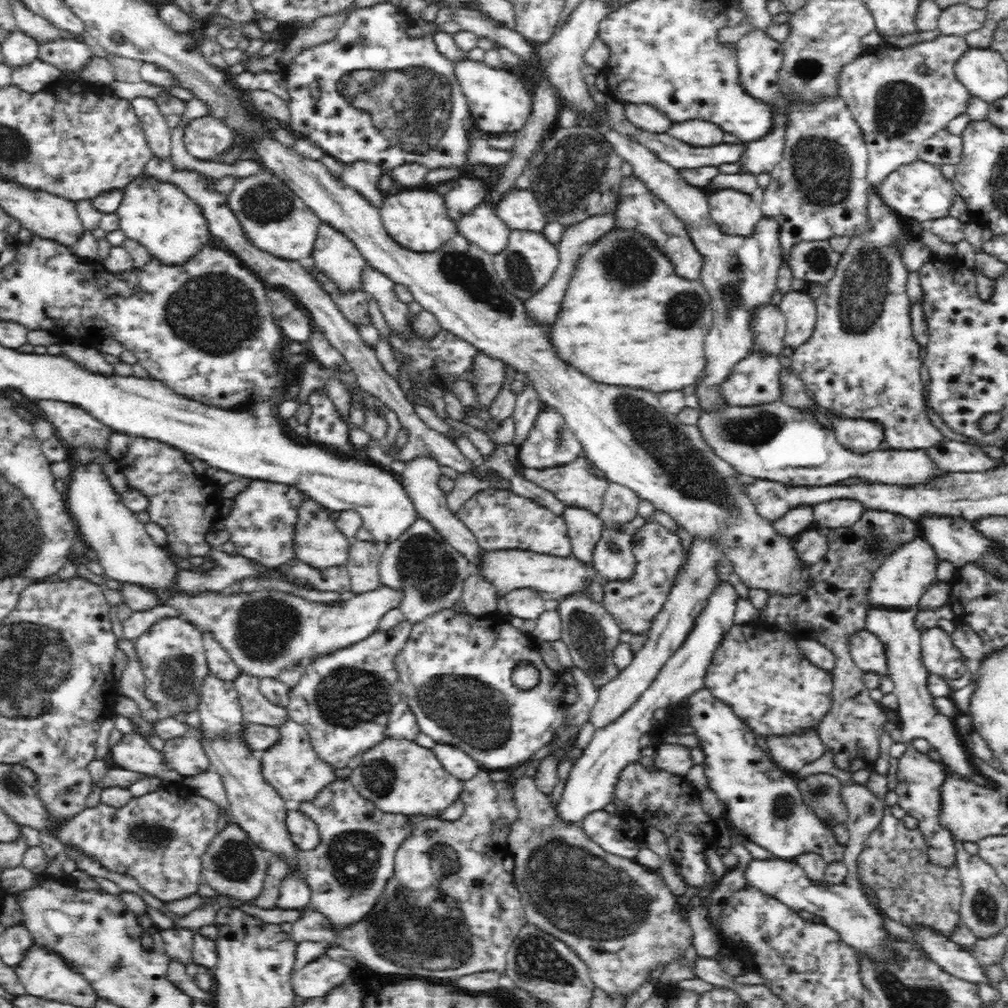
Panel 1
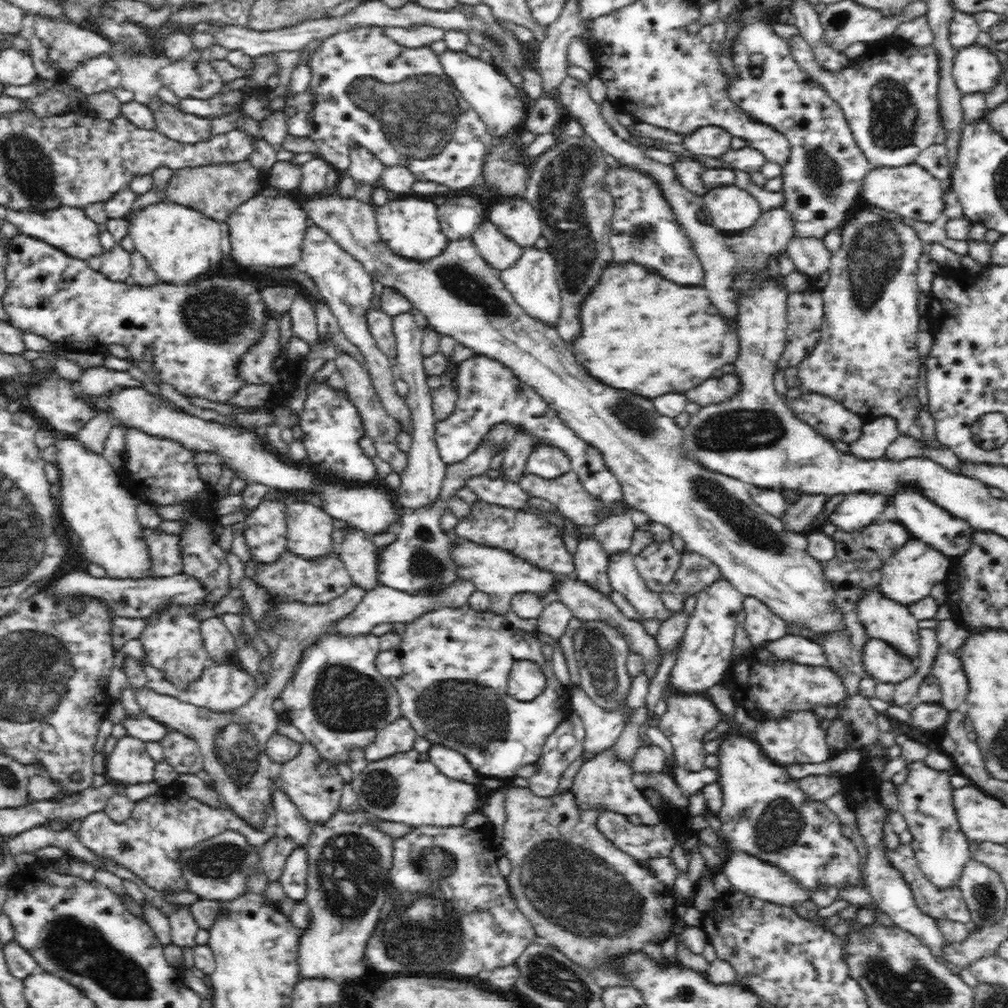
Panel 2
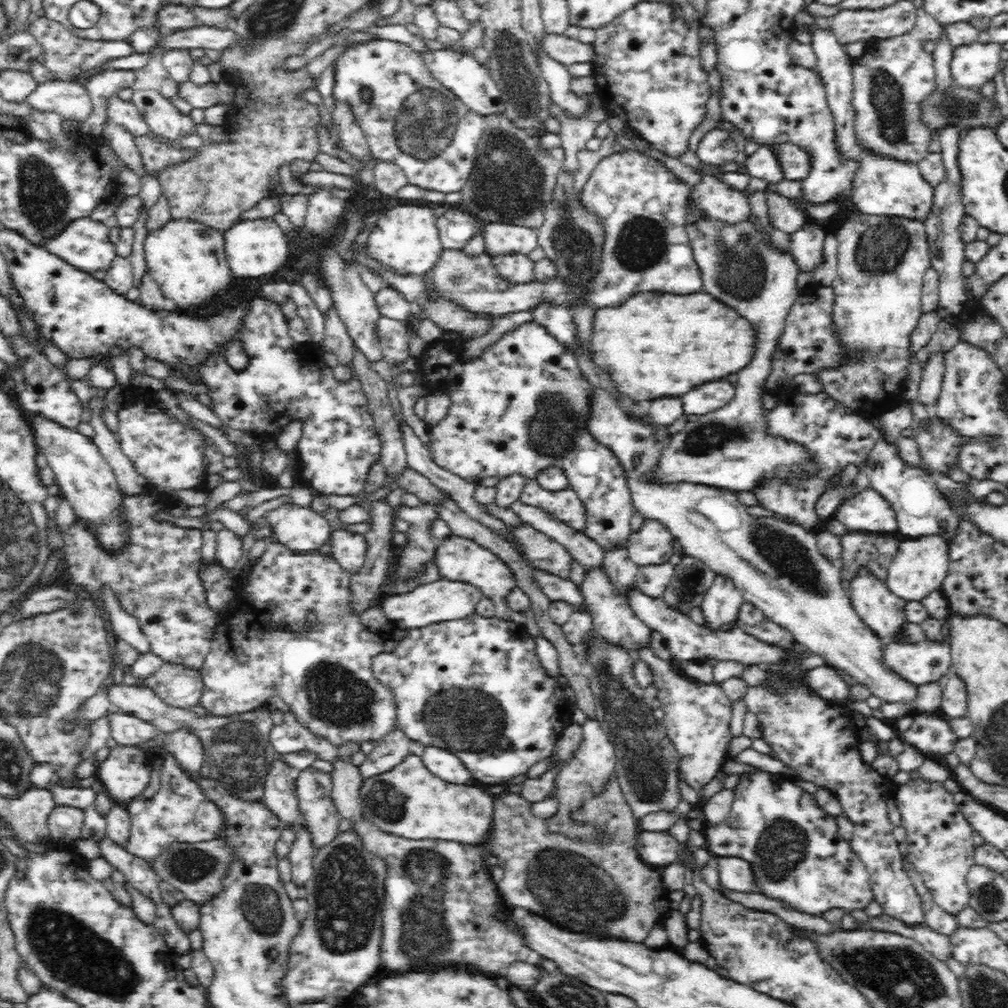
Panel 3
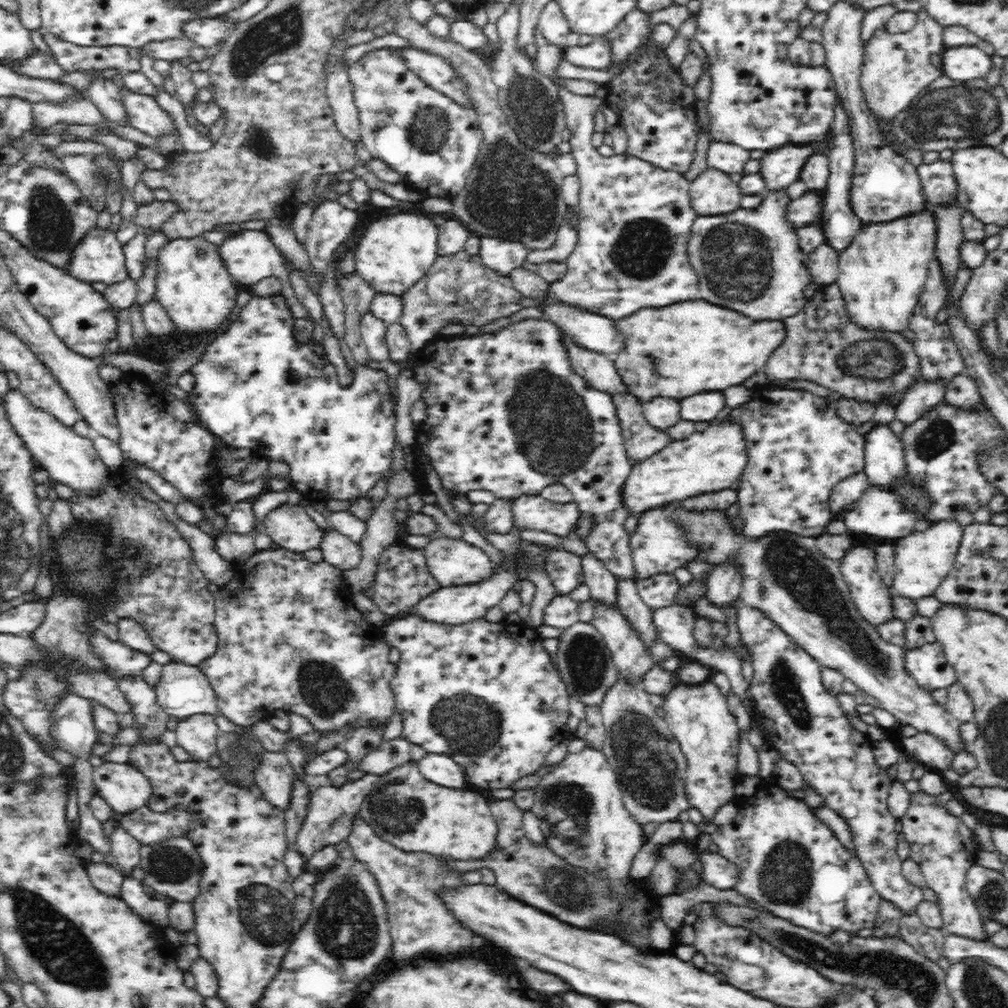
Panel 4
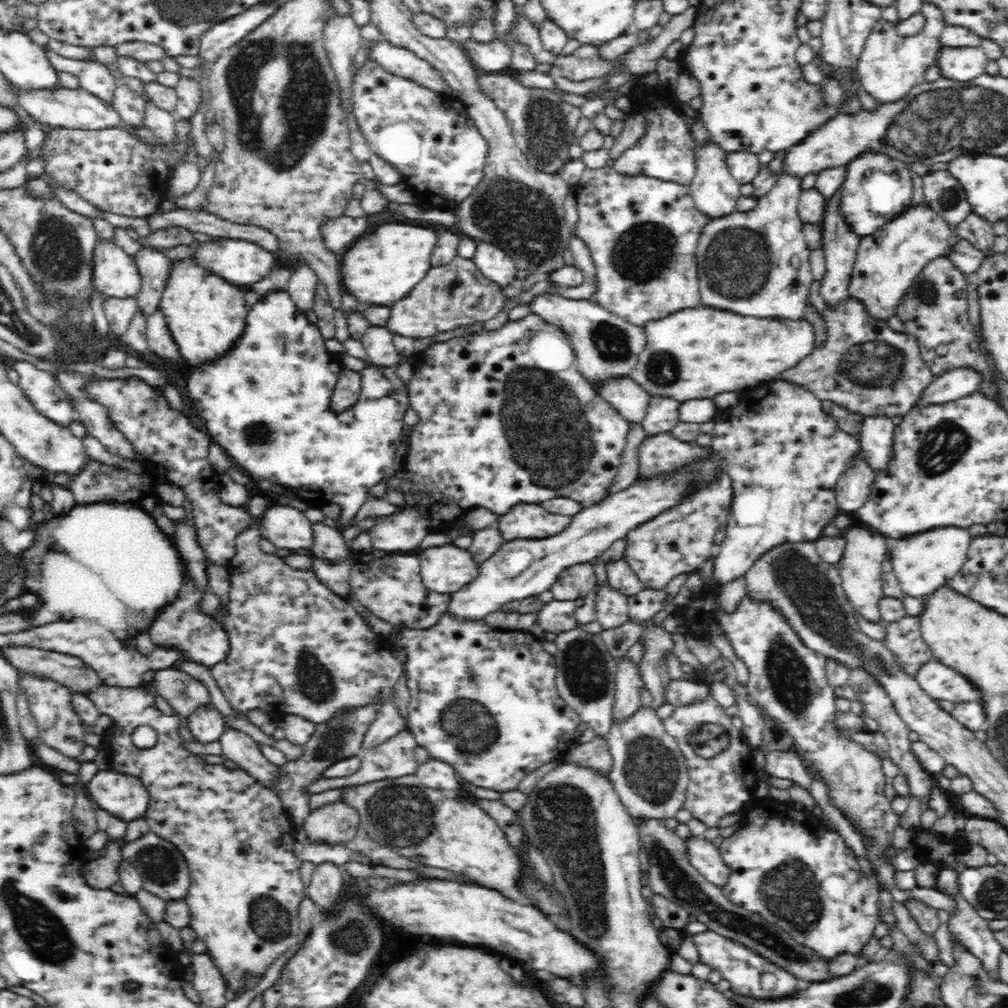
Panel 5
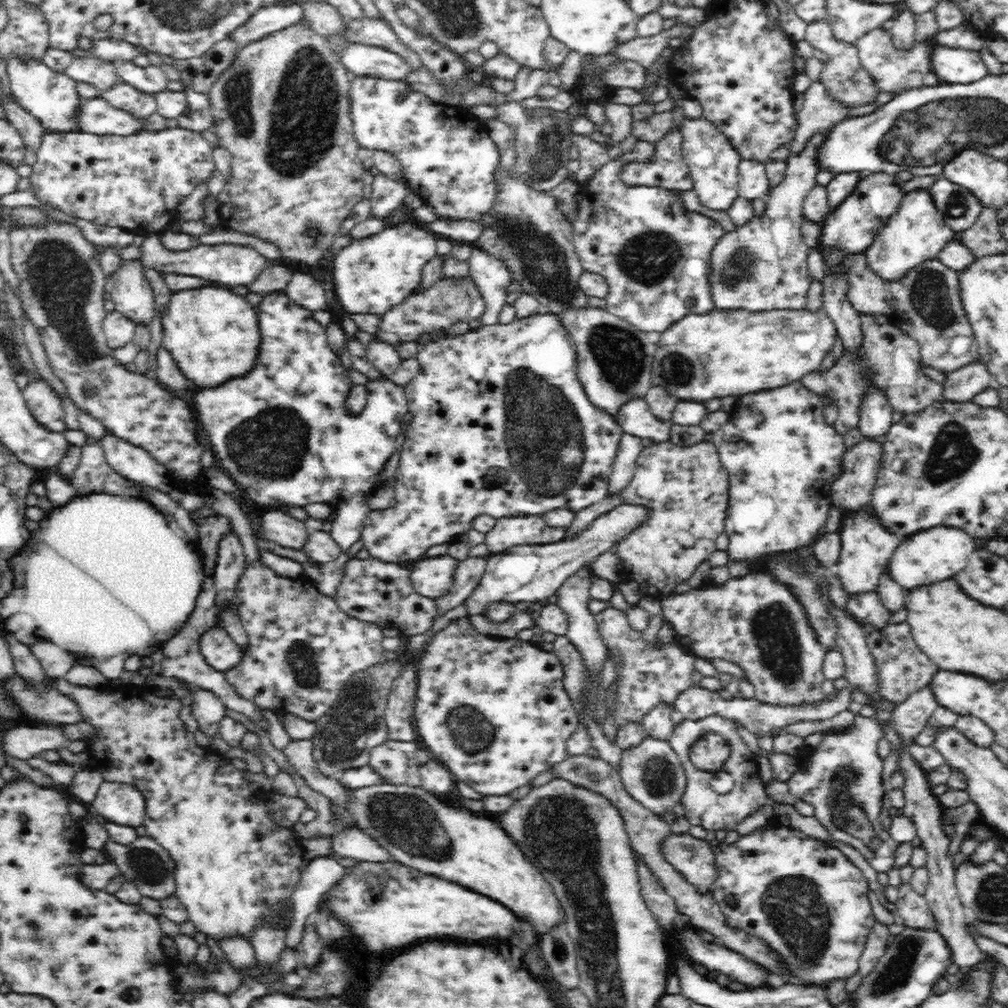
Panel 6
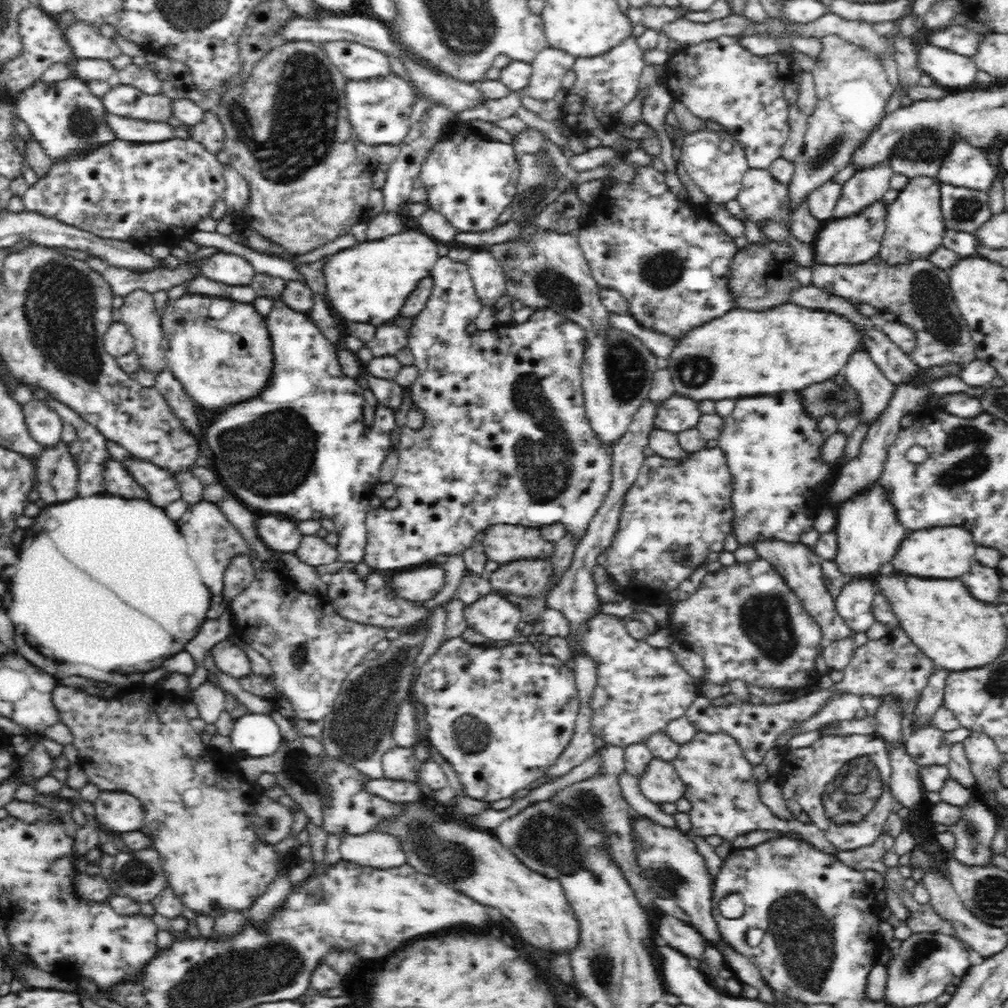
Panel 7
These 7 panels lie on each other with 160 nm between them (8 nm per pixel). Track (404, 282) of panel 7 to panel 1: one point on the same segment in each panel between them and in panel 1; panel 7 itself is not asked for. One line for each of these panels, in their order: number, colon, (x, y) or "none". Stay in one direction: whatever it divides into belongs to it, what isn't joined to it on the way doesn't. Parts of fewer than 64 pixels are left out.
1: (418, 219)
2: (410, 226)
3: (406, 238)
4: (394, 253)
5: (386, 264)
6: (371, 275)

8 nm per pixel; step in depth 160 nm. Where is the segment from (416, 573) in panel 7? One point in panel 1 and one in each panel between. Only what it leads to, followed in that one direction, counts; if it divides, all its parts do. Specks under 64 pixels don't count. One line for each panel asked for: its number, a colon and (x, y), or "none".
1: (551, 576)
2: (501, 574)
3: (460, 559)
4: (452, 561)
5: (446, 569)
6: (433, 577)

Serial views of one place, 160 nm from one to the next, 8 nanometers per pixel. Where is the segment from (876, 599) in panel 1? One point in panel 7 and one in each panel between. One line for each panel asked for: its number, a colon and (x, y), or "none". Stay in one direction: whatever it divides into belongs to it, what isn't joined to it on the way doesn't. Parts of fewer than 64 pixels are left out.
2: (913, 570)
3: (921, 567)
4: (923, 560)
5: (922, 564)
6: (936, 555)
7: (940, 553)

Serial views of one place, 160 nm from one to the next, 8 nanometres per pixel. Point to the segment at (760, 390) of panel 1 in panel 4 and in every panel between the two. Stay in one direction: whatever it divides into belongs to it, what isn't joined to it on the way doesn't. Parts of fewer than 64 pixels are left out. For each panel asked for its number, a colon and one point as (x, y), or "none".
2: (712, 392)
3: (707, 397)
4: (705, 406)

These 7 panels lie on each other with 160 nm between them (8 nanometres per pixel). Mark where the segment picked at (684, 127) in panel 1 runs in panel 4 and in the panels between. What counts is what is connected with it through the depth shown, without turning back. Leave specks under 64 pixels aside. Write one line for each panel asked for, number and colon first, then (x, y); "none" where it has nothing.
2: (712, 141)
3: (717, 147)
4: (727, 157)

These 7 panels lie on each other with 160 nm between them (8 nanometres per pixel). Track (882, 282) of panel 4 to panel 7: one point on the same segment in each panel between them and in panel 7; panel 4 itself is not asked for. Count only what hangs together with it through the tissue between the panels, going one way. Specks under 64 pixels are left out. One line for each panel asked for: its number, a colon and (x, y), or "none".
5: (888, 262)
6: (916, 232)
7: (915, 227)

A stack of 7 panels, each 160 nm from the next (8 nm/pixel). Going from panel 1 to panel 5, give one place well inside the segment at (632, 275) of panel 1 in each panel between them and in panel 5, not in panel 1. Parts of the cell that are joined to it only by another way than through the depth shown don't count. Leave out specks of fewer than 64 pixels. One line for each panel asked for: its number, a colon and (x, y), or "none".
2: (638, 331)
3: (655, 344)
4: (689, 347)
5: (696, 352)

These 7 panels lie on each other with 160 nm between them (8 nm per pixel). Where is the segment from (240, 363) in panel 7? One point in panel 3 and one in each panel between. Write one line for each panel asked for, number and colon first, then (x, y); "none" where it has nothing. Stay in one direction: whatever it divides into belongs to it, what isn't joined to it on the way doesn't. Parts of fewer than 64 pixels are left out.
3: (187, 257)
4: (193, 284)
5: (205, 314)
6: (212, 332)

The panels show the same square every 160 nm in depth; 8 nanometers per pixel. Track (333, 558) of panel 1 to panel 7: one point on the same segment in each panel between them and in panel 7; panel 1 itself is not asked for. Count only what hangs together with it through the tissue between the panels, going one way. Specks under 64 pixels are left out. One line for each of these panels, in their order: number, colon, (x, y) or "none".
2: (309, 530)
3: (301, 529)
4: (288, 525)
5: (287, 527)
6: (285, 530)
7: (281, 534)

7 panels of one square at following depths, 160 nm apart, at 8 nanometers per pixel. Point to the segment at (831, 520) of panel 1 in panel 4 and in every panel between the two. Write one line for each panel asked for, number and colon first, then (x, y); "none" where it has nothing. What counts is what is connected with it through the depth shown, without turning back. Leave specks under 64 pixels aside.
2: (856, 510)
3: (866, 510)
4: (878, 511)

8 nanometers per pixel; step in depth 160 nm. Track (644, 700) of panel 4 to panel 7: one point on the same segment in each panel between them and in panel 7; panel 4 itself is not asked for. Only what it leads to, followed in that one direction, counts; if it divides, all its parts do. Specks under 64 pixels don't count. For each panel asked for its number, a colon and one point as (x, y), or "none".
5: (649, 772)
6: (652, 774)
7: (660, 783)

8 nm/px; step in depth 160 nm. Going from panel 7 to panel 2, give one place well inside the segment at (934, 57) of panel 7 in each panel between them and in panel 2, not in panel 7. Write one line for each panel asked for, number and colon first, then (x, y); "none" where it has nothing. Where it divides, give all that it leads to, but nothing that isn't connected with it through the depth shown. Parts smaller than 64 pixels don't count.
2: (975, 69)
3: (972, 65)
4: (967, 63)
5: (966, 63)
6: (951, 65)

